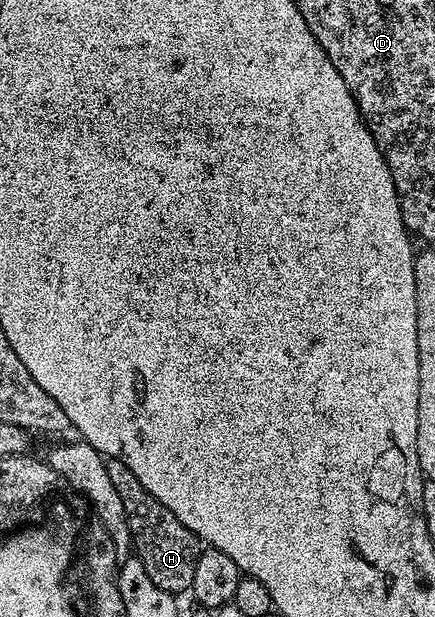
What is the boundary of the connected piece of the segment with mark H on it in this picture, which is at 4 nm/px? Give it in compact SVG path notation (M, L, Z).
M120 458L107 459L106 473L110 475L118 497L122 499L122 508L126 508L126 524L132 537L131 549L135 557L142 560L146 576L150 576L158 588L170 595L180 596L191 591L194 567L198 564L202 549L200 539L190 532L190 528L186 528L186 524L182 524L182 520L178 520L178 516L174 516L174 512L170 512L170 508L158 504L158 500L154 500L154 496L142 488L138 476L134 476L134 472L130 472L130 468L126 468Z

